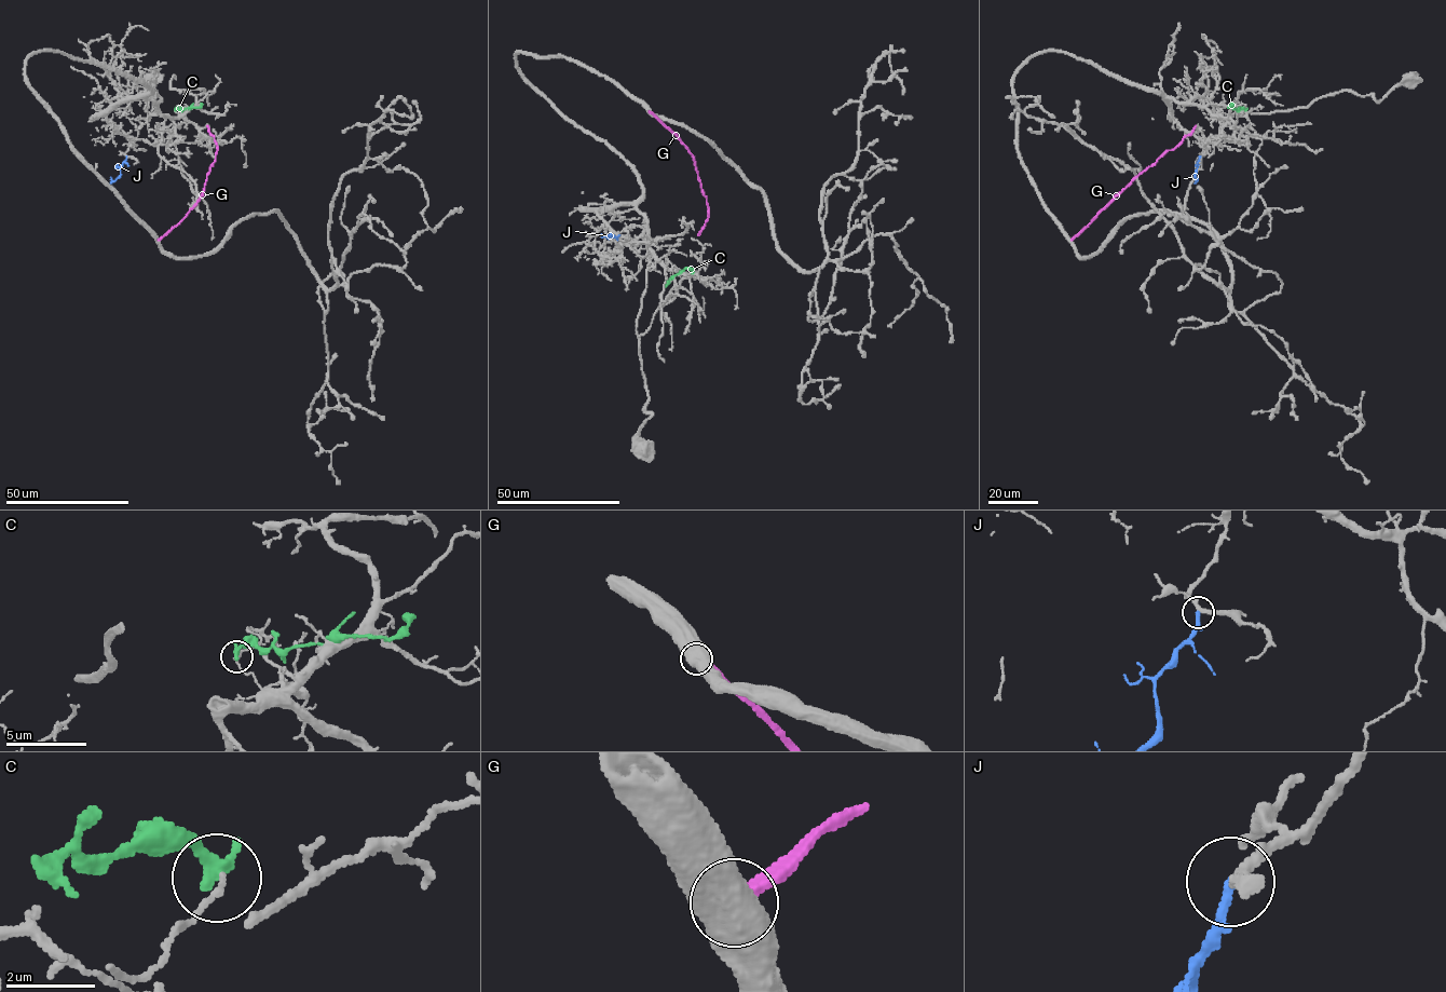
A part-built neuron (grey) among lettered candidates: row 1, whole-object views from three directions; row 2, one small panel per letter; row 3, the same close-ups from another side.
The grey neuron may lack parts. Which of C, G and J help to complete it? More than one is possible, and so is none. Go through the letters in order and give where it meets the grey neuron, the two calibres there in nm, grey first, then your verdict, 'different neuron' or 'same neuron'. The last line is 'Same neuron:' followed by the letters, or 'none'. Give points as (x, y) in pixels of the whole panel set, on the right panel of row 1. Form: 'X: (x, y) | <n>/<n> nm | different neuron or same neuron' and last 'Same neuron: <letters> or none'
C: (1245, 110) | 110/340 nm | different neuron
G: (1072, 240) | 750/320 nm | different neuron
J: (1200, 157) | 280/240 nm | same neuron
Same neuron: J

